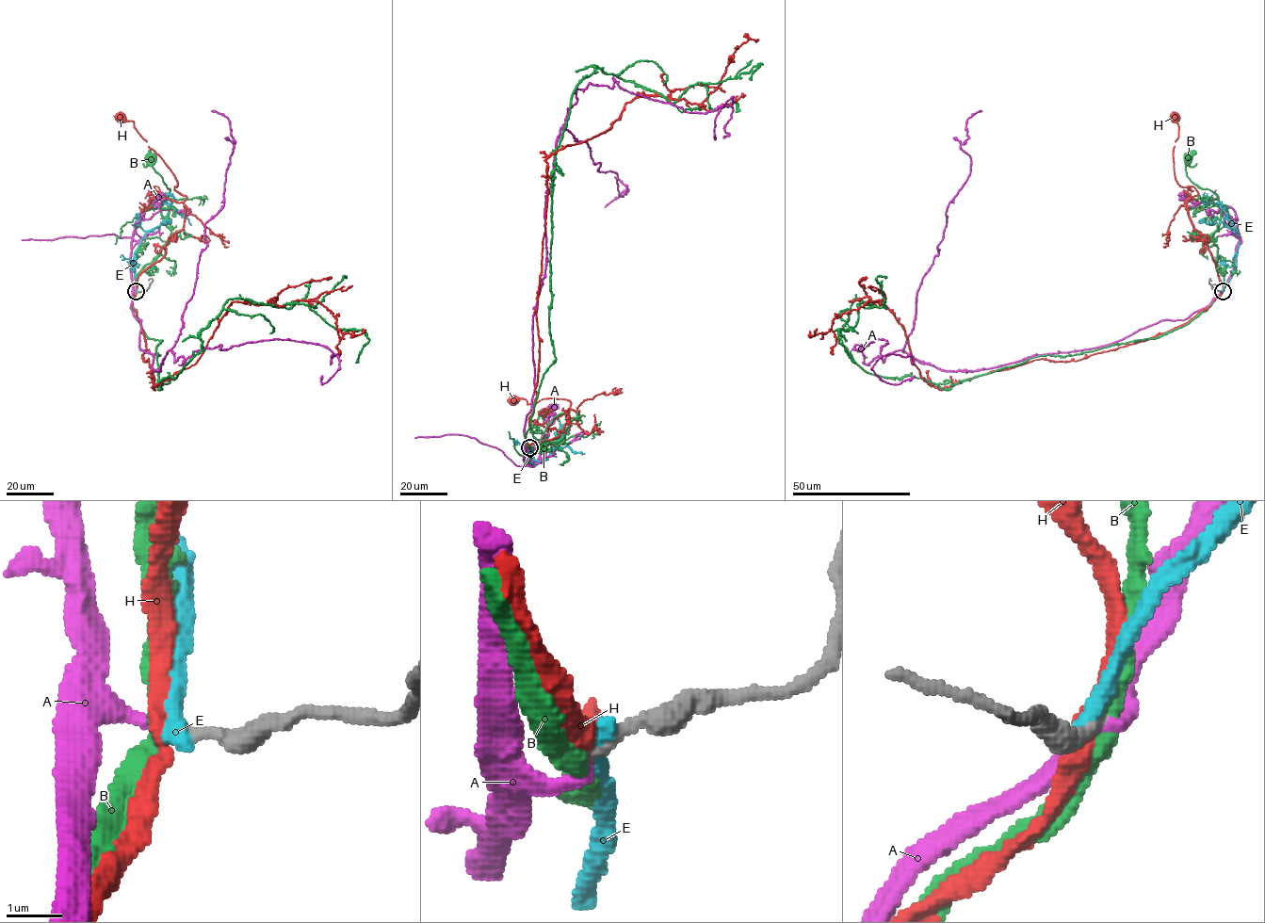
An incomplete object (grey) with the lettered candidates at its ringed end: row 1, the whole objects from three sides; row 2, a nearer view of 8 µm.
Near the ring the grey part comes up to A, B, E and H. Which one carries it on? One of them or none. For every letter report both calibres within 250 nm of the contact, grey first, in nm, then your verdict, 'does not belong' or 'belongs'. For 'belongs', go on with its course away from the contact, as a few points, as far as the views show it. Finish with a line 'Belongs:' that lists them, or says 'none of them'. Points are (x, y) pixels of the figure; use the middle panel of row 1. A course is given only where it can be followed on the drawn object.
A: 220 nm thick on the grey side, 180 nm on the other; belongs; it runs (529, 447), (544, 206), (556, 141), (576, 90), (615, 80), (687, 112), (732, 98), (716, 117), (715, 139)
B: 220 nm thick on the grey side, 320 nm on the other; does not belong
E: 240 nm thick on the grey side, 380 nm on the other; does not belong
H: 220 nm thick on the grey side, 300 nm on the other; does not belong
Belongs: A

